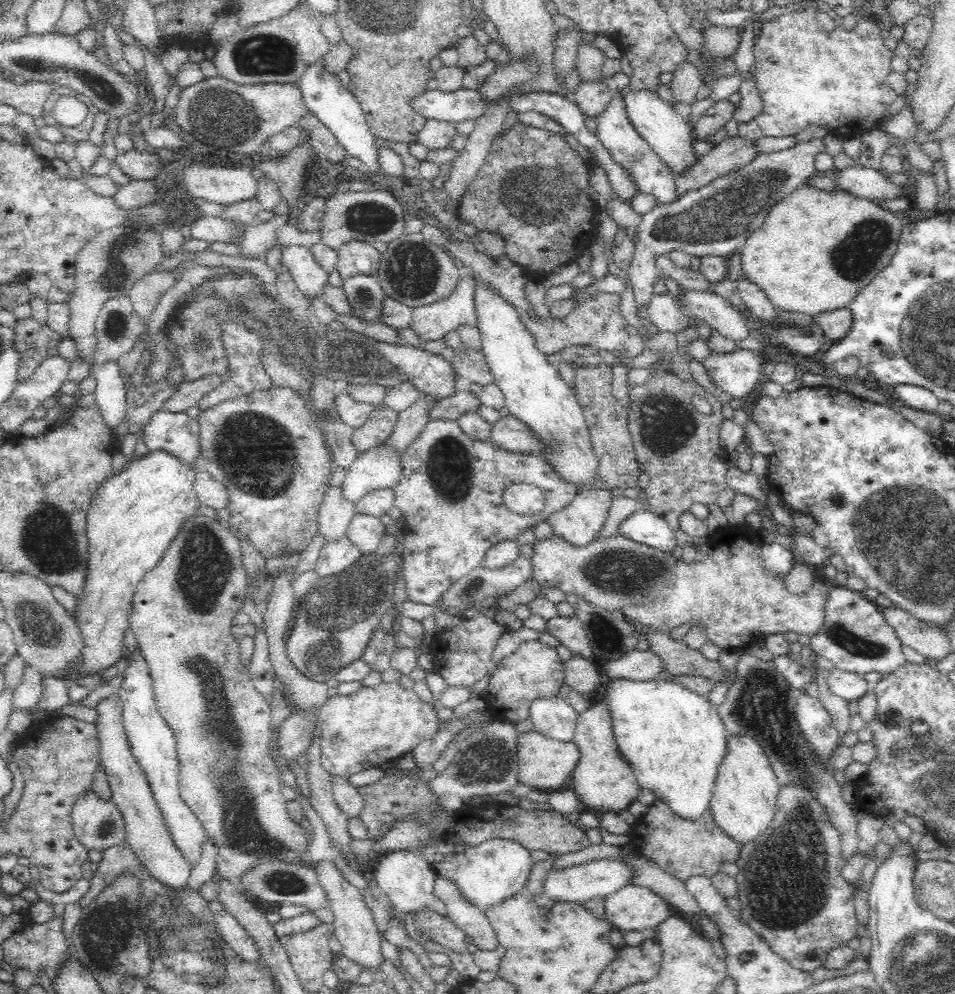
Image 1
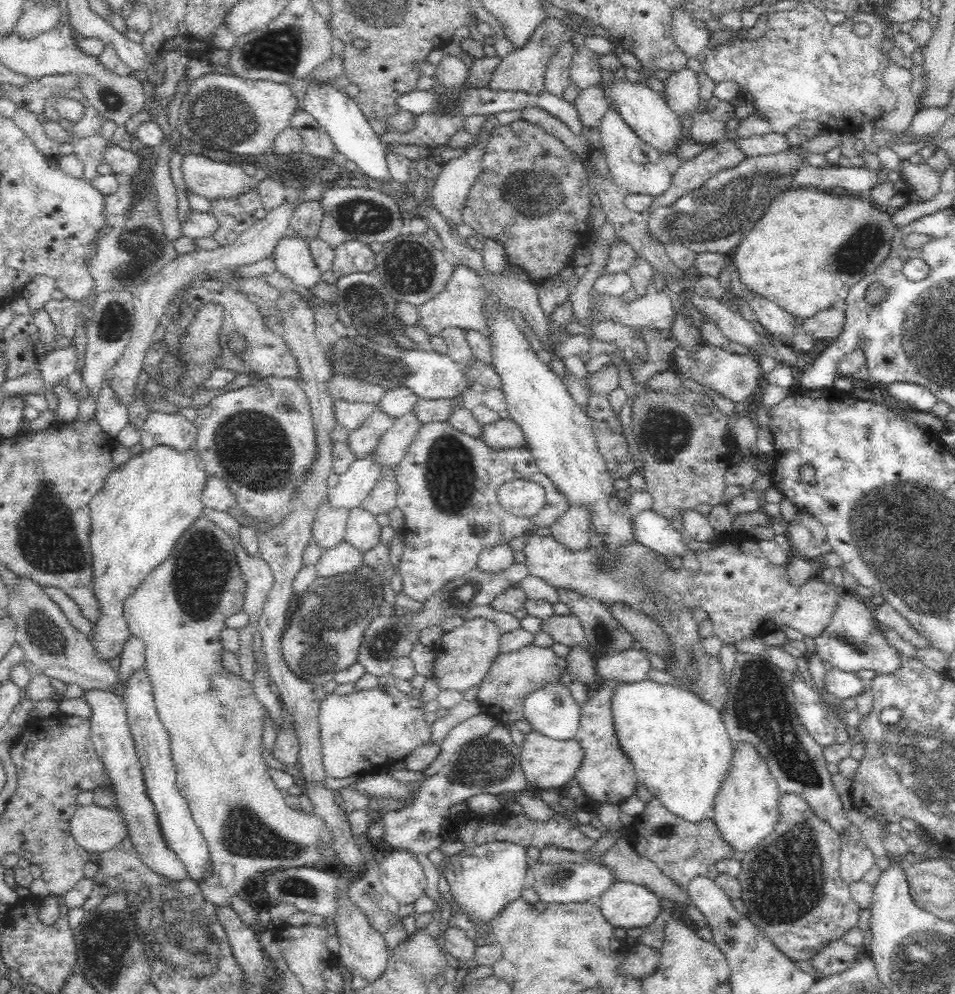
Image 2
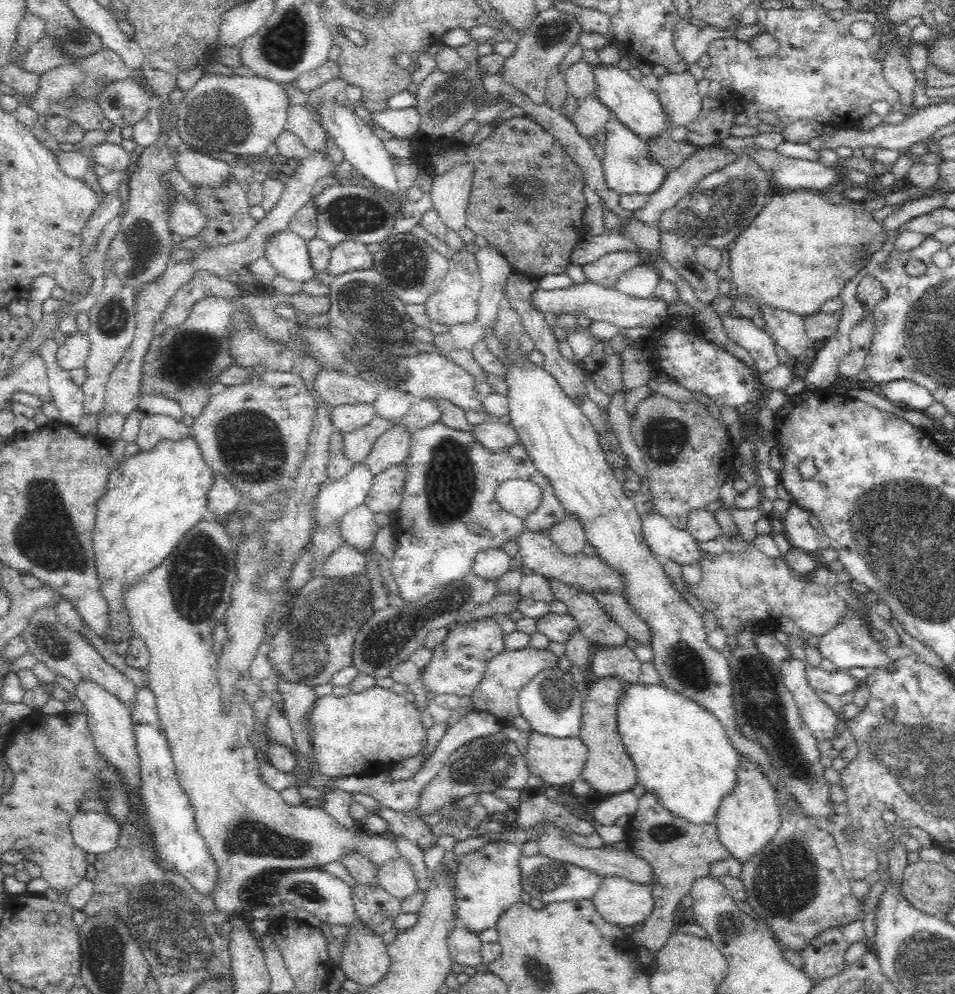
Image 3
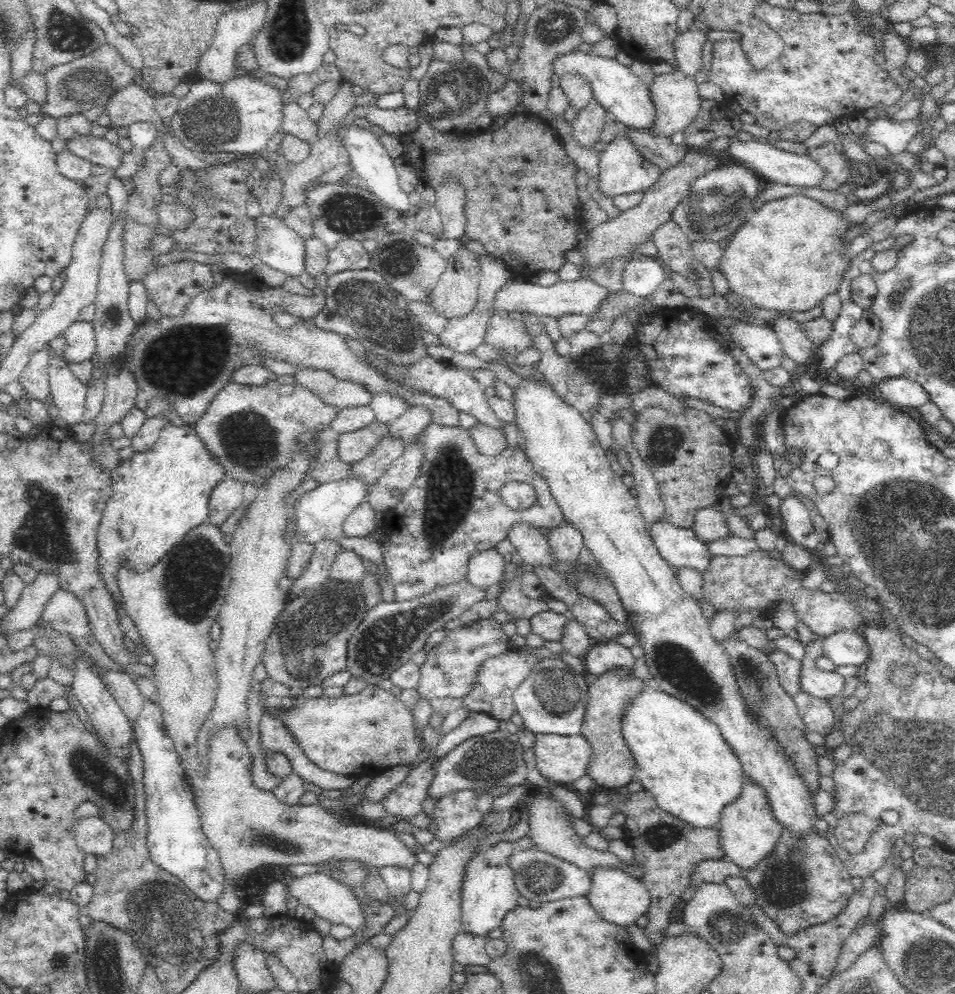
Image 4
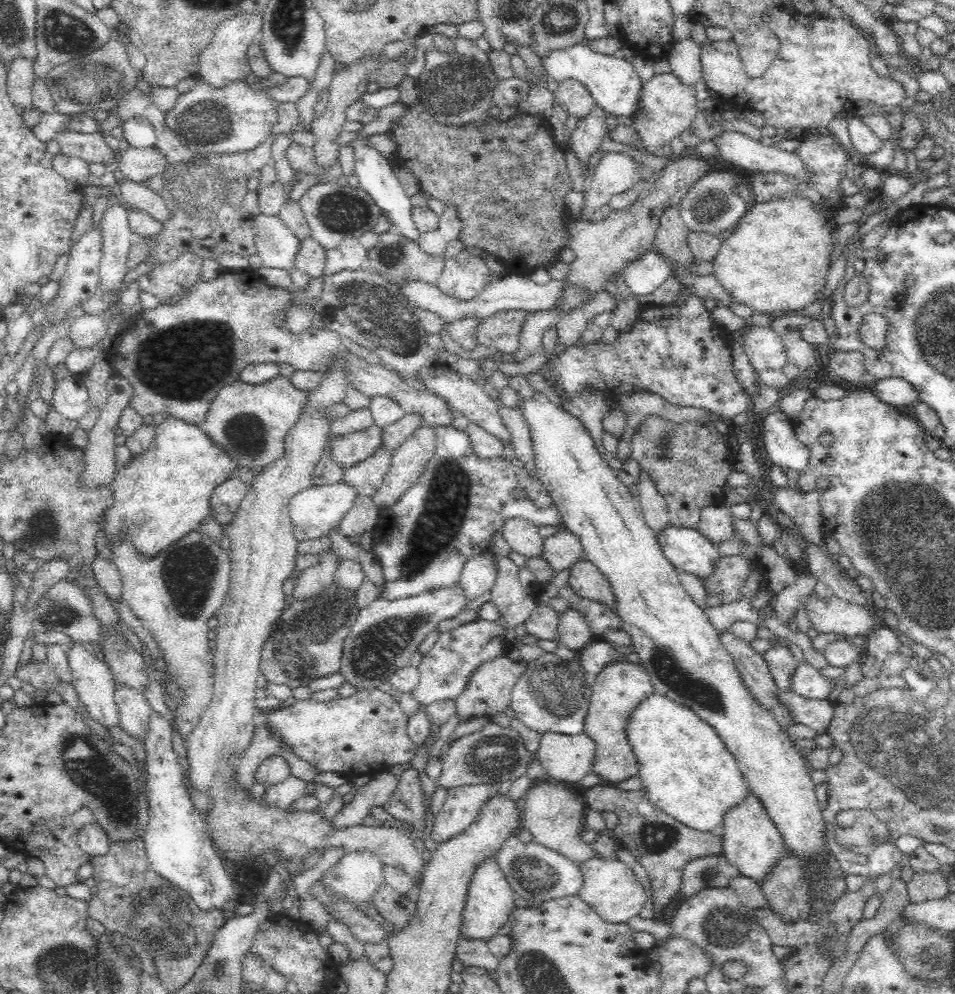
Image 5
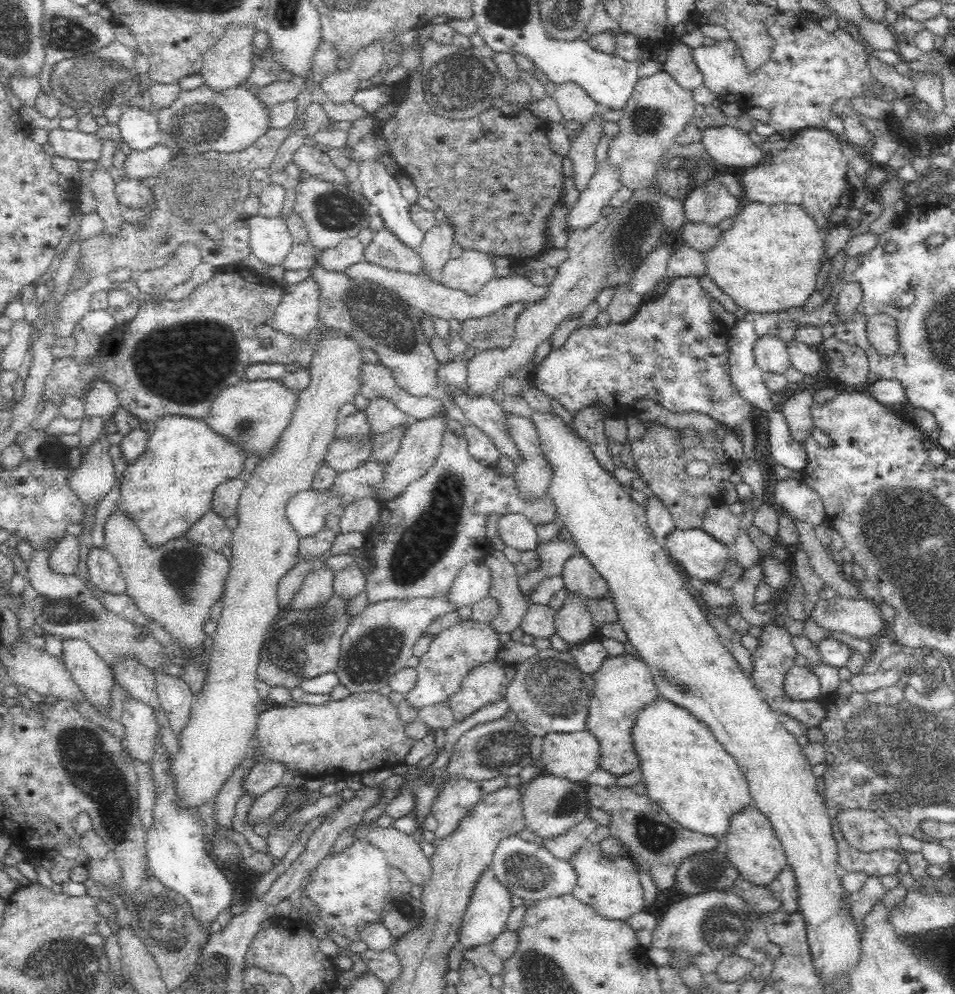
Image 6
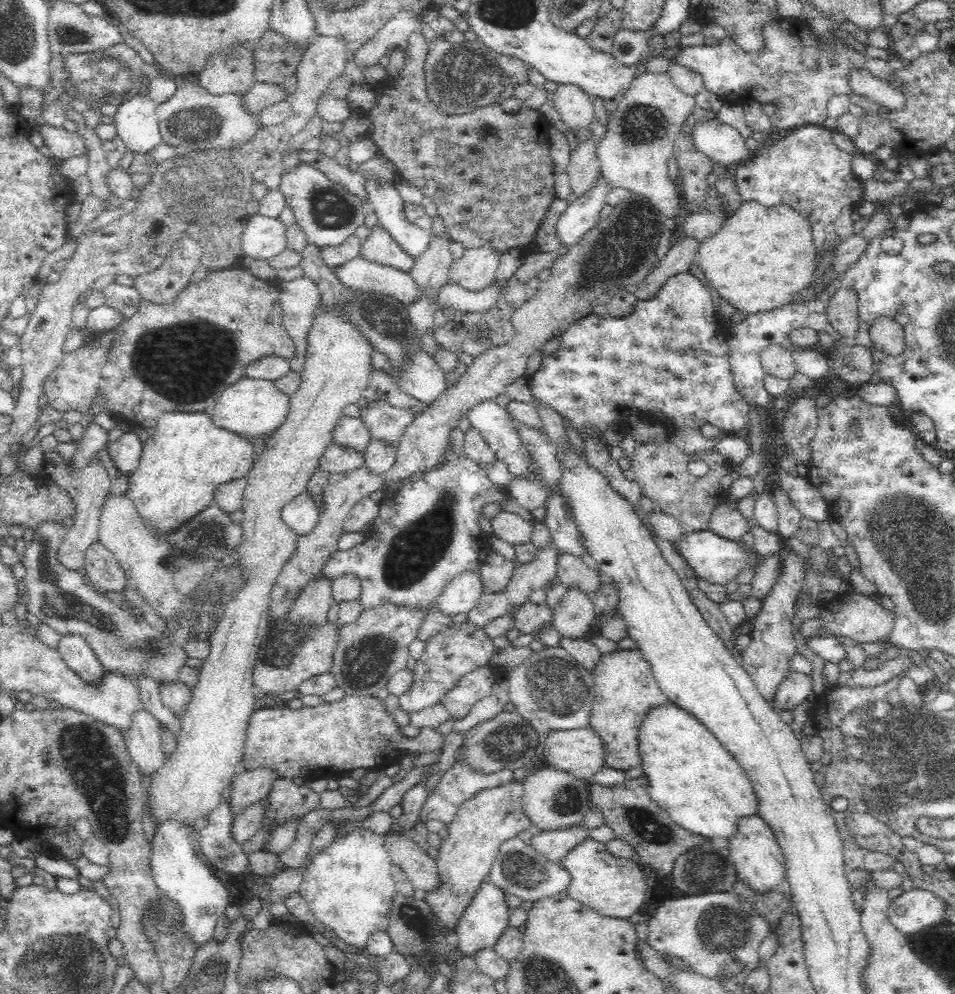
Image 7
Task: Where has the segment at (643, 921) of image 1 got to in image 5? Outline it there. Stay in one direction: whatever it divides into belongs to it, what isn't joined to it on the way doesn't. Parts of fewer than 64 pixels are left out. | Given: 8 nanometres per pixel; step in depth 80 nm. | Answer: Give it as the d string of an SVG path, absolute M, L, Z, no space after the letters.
M595 853L592 858L577 862L582 873L582 886L576 895L589 904L604 920L612 923L626 923L632 916L640 914L640 909L646 902L644 888L636 879L634 872L619 858L608 859Z

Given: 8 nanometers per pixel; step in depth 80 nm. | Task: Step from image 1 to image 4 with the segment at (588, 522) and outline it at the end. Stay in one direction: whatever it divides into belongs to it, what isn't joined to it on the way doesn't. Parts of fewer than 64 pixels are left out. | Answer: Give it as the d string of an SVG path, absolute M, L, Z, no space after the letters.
M568 523L550 529L547 541L557 564L574 564L585 548L581 533Z

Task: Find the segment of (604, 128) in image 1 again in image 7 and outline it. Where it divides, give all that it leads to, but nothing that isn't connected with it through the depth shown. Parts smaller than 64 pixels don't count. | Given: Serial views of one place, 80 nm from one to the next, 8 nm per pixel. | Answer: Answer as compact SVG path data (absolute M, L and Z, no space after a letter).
M600 176L594 188L568 205L554 226L560 245L569 249L596 226L610 188L610 183Z

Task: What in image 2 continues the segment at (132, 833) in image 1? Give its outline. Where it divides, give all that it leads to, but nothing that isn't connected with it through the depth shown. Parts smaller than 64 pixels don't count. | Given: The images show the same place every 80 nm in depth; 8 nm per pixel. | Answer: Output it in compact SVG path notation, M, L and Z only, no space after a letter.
M88 688L82 690L81 696L90 707L90 734L94 743L97 755L102 759L102 763L108 771L113 784L113 791L117 798L117 806L121 810L122 817L127 822L129 837L140 855L140 858L154 871L162 876L167 876L170 880L184 880L188 878L184 866L180 859L174 857L168 845L164 842L164 837L160 832L160 827L156 822L152 801L146 795L144 777L139 764L139 756L135 747L130 725L127 721L127 710L125 702L114 692L100 690L99 688Z

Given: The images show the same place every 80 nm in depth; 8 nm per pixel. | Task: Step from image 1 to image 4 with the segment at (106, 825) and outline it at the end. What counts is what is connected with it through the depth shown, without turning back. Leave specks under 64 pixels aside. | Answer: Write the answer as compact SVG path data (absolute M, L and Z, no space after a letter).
M88 817L73 823L74 842L85 854L96 857L108 854L113 847L115 834L100 817Z

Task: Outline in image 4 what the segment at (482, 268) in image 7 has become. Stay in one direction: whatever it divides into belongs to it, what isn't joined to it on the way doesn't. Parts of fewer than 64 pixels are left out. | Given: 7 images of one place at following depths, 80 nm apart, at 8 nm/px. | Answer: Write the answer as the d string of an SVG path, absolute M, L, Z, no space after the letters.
M466 246L447 258L447 266L431 291L431 308L448 319L471 313L479 296L480 265L478 255Z

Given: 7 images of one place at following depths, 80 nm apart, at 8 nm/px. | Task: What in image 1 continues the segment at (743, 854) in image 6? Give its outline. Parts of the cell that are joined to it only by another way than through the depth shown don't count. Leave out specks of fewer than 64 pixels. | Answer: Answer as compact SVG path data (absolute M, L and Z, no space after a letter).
M727 734L727 753L718 768L710 801L716 824L740 846L760 836L772 822L779 795L778 780L762 745L748 735Z

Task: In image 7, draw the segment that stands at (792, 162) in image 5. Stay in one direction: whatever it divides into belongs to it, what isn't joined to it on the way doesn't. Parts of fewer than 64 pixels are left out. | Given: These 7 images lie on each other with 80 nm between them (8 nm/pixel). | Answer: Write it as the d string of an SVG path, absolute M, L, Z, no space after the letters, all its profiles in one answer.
M718 118L698 120L692 130L692 143L696 150L721 165L738 165L753 156L738 130Z

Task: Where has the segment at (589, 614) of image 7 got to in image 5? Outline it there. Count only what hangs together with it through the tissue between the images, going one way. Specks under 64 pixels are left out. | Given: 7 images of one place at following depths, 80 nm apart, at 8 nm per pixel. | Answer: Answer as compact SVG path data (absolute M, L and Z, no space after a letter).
M569 606L559 613L556 640L576 653L592 643L594 636L584 614Z

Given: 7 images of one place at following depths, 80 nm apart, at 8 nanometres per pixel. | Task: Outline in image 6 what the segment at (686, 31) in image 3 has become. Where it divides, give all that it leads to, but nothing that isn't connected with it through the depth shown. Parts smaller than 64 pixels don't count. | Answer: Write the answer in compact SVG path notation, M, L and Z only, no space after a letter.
M678 42L669 48L668 60L664 63L663 71L668 72L673 80L688 92L704 85L703 75L692 61L692 48Z

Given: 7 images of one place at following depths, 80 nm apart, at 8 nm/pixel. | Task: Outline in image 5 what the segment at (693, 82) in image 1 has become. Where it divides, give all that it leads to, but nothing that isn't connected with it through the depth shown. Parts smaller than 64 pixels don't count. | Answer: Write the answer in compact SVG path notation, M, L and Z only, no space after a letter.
M654 74L651 80L642 84L638 97L638 104L636 104L638 105L636 112L634 112L630 118L627 116L619 117L619 124L632 127L634 132L639 135L640 143L642 147L644 147L644 150L638 149L637 146L633 144L630 146L636 150L644 151L649 155L658 155L658 150L669 146L672 140L679 138L680 134L692 124L697 113L697 100L695 95L695 86L685 86L684 84L681 84L680 80L674 74Z

